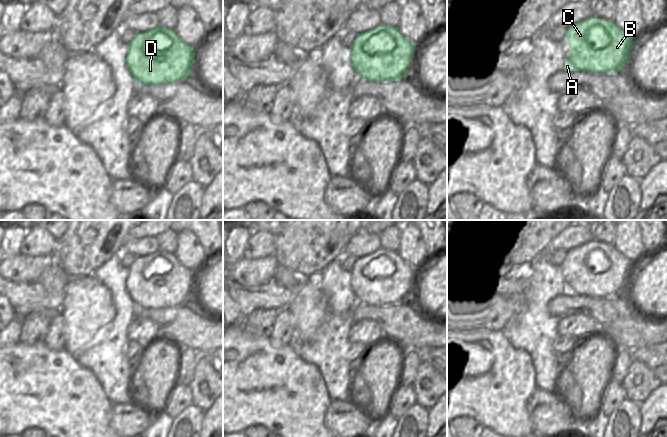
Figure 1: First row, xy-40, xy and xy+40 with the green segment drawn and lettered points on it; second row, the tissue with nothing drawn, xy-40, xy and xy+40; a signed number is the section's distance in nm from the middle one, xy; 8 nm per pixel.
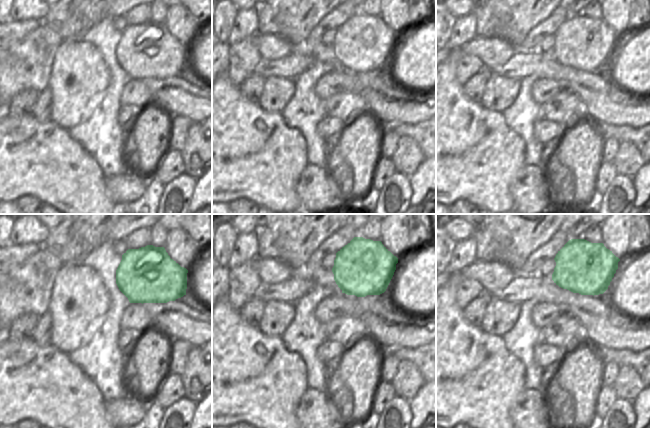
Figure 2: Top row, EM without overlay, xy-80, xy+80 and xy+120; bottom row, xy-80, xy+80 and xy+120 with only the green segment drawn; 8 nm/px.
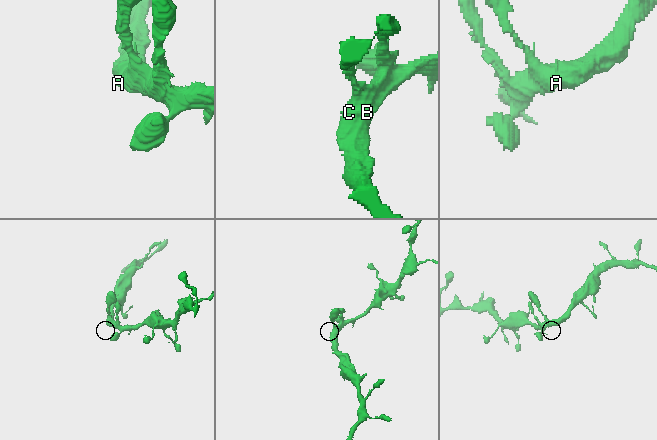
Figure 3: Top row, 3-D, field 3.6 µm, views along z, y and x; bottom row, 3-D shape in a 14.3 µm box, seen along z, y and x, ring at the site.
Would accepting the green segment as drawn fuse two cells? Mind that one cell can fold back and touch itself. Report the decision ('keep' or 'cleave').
keep

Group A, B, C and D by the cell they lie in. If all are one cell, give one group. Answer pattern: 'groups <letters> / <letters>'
groups A B C D

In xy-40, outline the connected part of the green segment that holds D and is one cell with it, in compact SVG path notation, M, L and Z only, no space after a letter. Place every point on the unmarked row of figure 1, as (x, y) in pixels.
M158 249L135 259L125 286L136 306L164 309L188 302L194 279L195 273L184 267L174 254Z

